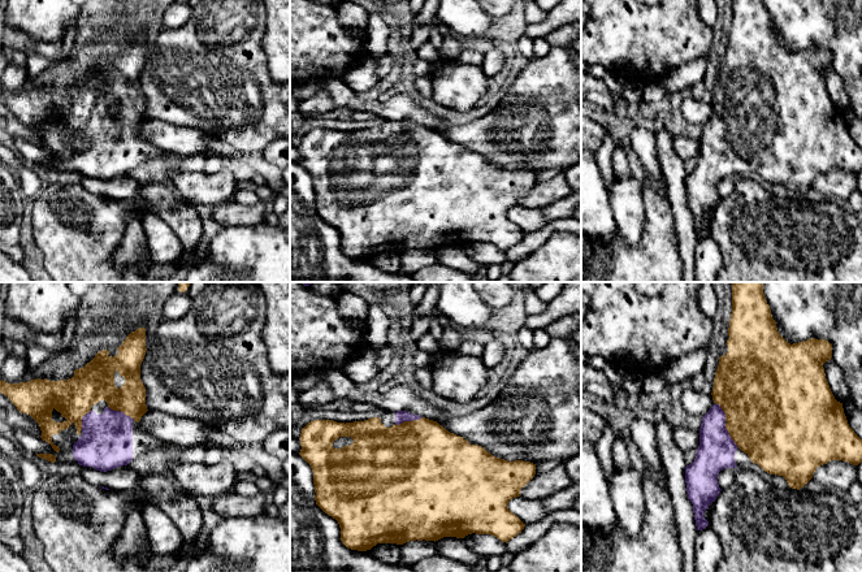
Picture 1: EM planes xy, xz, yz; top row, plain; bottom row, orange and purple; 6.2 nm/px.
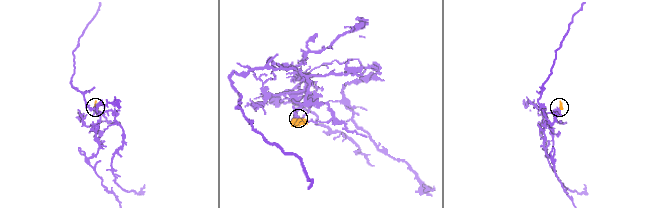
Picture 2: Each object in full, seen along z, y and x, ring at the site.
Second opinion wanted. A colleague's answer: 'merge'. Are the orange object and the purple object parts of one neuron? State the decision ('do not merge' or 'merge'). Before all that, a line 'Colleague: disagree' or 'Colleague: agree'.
Colleague: agree
merge

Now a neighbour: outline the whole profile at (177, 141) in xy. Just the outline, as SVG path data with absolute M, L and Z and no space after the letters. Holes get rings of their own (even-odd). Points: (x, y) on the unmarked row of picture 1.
M147 120L138 131L140 139L152 143L161 152L186 157L208 151L212 135L187 126L178 126L159 120Z

